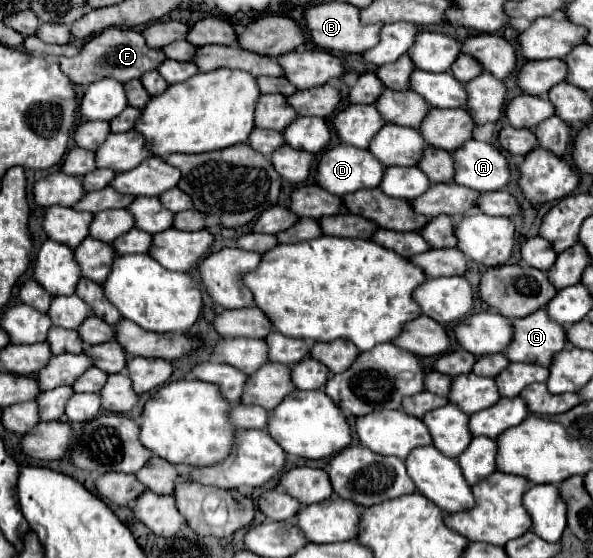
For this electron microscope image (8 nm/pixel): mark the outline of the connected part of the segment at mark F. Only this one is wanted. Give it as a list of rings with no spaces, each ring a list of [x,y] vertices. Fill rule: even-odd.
[[[108,28],[106,32],[90,38],[90,42],[84,46],[84,50],[78,56],[60,58],[60,68],[66,72],[66,76],[78,84],[88,86],[102,78],[116,78],[122,82],[128,82],[132,78],[140,78],[150,70],[156,70],[166,56],[158,48],[148,48],[144,36],[134,30],[122,30],[122,28]]]

